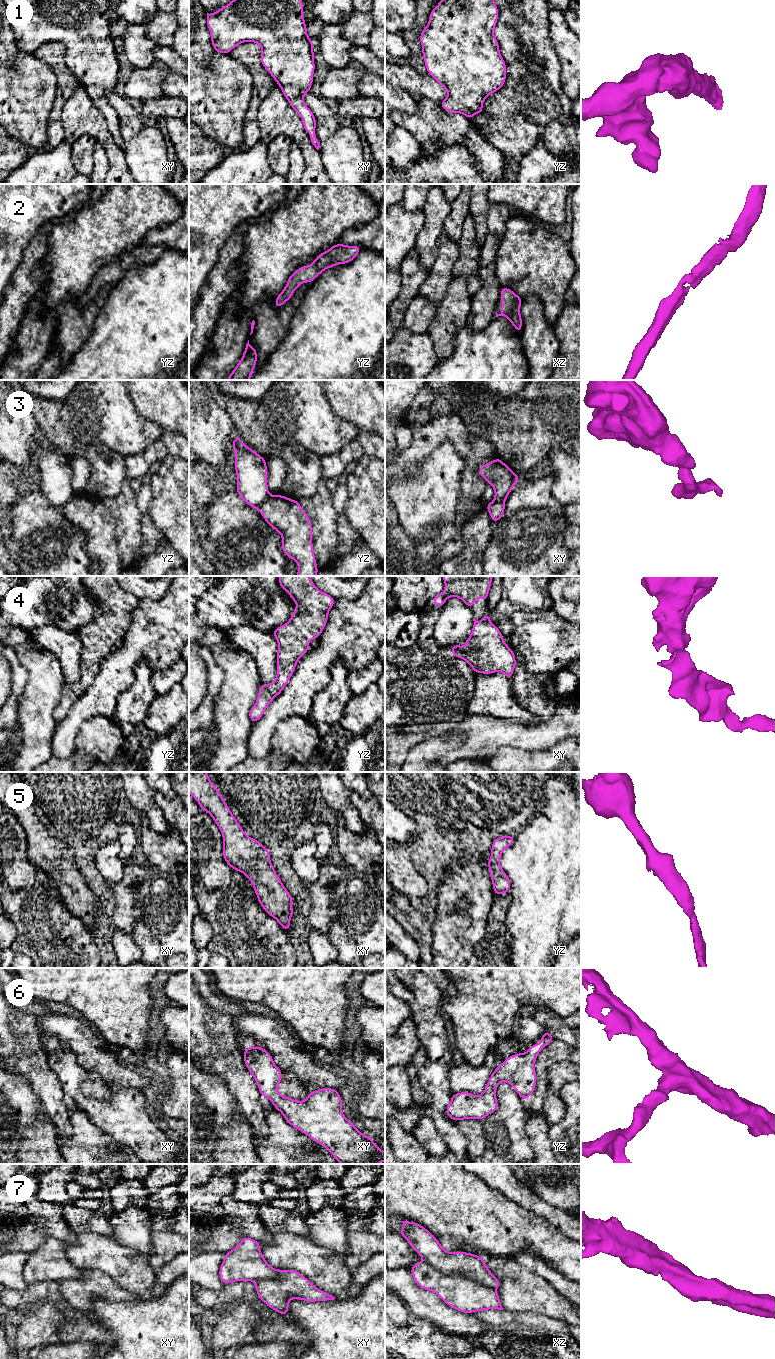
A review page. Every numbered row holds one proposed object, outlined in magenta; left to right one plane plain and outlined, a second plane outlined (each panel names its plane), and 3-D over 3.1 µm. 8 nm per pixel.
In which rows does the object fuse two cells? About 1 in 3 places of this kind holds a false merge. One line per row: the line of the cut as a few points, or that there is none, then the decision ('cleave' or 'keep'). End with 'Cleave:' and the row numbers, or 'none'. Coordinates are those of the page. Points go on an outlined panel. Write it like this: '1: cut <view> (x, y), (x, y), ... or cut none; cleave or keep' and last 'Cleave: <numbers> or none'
1: cut none; keep
2: cut none; keep
3: cut yz (269, 495), (258, 508); cleave
4: cut none; keep
5: cut none; keep
6: cut none; keep
7: cut xz (425, 1260), (444, 1273), (457, 1273), (495, 1289); cleave
Cleave: 3, 7

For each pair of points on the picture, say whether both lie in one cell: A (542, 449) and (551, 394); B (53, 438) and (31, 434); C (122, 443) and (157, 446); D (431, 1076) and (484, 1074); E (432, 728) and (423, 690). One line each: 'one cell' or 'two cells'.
A: two cells
B: two cells
C: two cells
D: two cells
E: one cell

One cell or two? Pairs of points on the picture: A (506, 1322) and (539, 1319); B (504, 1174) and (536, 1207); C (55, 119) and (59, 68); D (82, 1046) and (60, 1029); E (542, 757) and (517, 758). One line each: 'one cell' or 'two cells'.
A: one cell
B: one cell
C: one cell
D: one cell
E: one cell

